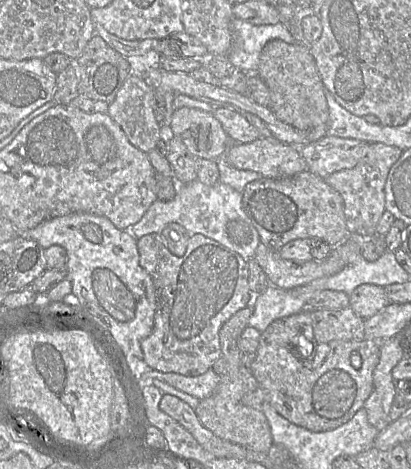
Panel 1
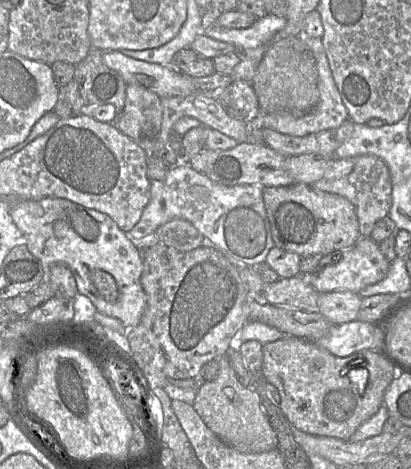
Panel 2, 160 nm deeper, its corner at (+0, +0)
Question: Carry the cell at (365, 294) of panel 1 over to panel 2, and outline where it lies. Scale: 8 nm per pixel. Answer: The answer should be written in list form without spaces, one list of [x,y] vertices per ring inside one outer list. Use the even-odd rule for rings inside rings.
[[[350,291],[319,293],[318,312],[333,325],[357,320],[362,296]]]

